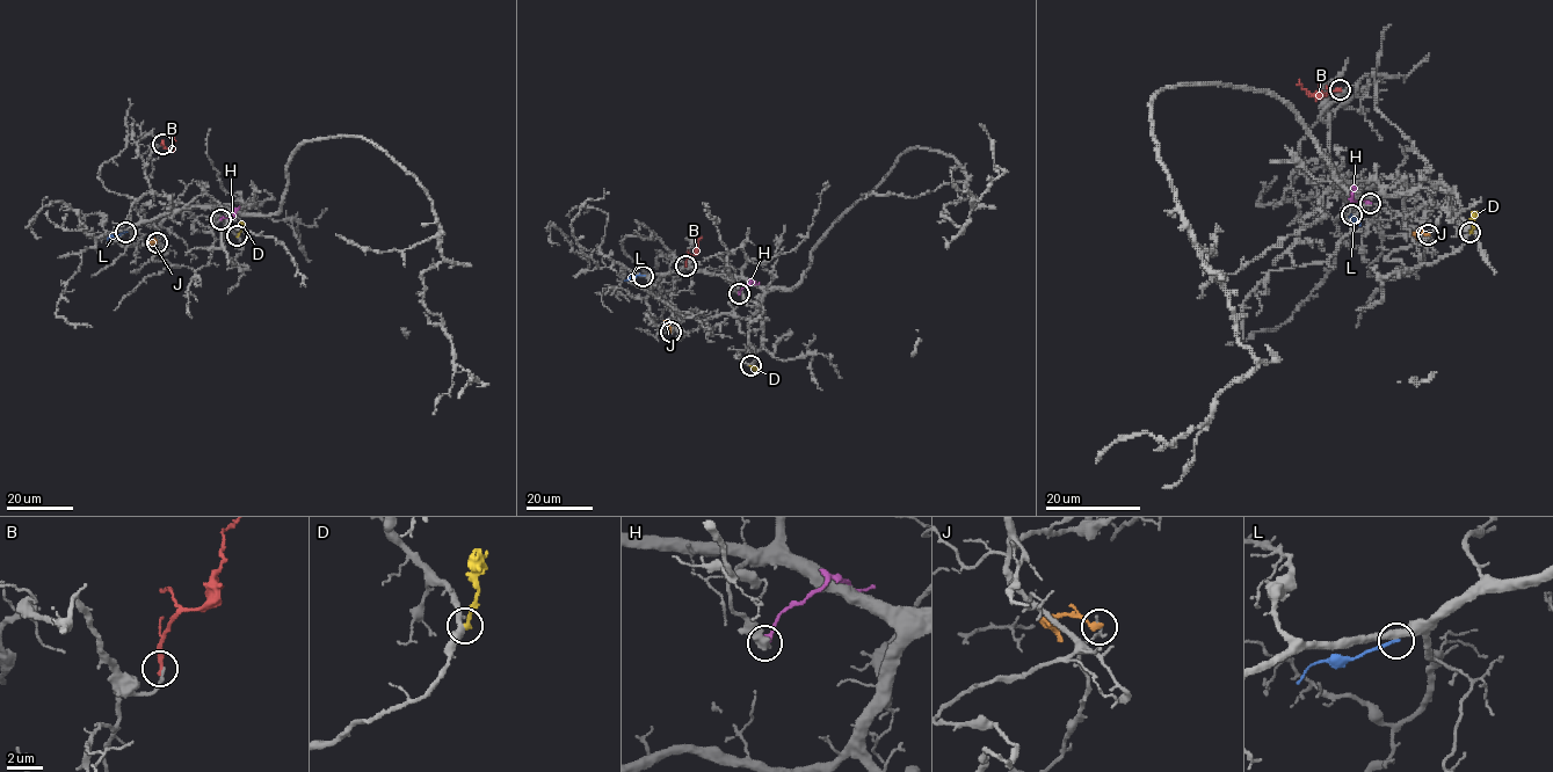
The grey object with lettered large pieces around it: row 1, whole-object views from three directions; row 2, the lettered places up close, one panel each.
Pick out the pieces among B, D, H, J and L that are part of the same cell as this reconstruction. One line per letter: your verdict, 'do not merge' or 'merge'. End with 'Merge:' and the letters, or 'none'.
B: merge
D: do not merge
H: do not merge
J: do not merge
L: do not merge
Merge: B

